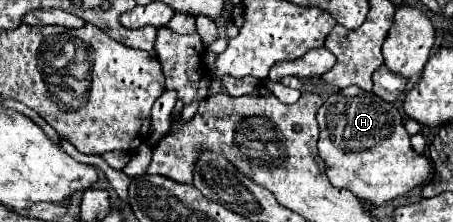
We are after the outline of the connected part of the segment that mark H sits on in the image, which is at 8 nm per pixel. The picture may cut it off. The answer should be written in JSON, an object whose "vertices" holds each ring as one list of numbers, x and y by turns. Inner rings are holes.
{"vertices":[[353,85,339,89,321,105,317,121,317,153,327,163,329,181,335,187,349,189,363,203,383,205,429,181,433,171,429,157,413,151,401,113,375,93,365,93]]}

